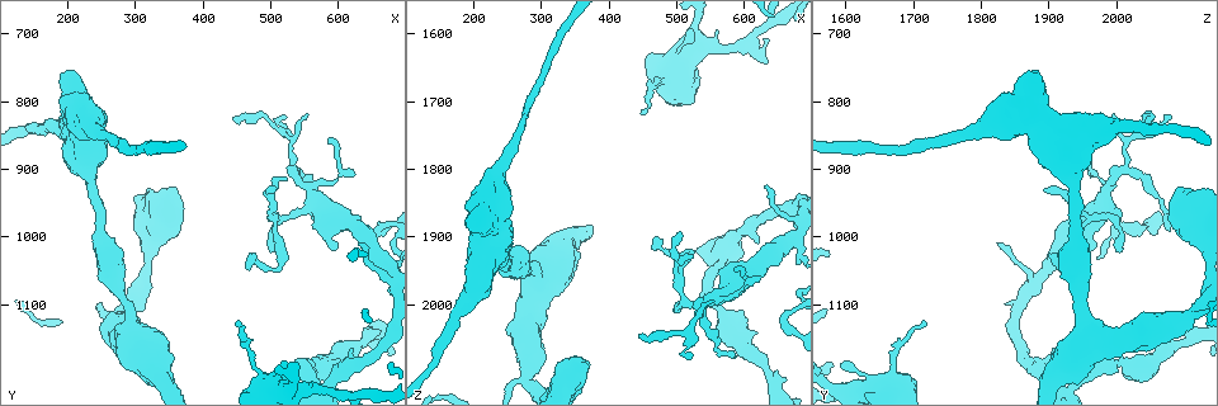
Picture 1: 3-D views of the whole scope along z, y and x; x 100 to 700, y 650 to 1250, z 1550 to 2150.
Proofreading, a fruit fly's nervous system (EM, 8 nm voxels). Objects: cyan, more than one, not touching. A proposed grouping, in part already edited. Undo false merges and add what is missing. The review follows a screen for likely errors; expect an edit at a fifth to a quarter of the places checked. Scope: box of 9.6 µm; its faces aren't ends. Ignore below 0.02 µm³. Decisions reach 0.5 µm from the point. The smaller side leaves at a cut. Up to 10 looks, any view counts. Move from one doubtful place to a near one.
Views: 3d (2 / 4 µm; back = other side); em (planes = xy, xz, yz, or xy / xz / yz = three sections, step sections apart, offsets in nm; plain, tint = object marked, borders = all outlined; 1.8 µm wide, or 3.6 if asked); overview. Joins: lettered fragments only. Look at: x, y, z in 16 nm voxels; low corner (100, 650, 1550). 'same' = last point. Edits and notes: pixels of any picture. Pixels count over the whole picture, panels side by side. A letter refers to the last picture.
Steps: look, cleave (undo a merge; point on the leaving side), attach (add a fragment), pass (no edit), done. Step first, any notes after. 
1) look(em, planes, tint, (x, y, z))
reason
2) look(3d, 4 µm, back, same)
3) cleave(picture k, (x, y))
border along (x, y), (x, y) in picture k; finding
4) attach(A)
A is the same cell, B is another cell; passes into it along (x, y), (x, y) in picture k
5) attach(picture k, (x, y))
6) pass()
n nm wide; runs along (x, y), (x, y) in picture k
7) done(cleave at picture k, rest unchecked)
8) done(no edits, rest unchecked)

look(em, xz, step 8, plain, (590, 990, 2075))

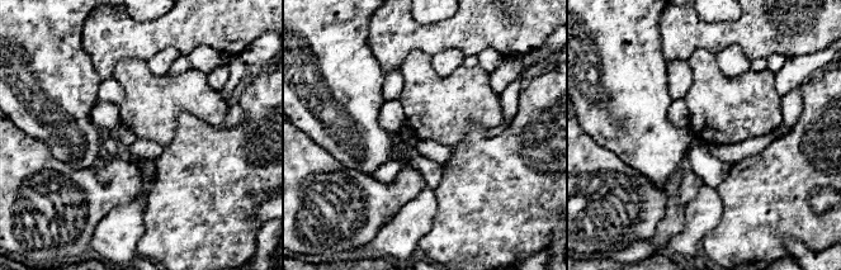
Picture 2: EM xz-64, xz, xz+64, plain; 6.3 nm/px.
look(em, xz, step 8, borders, same)

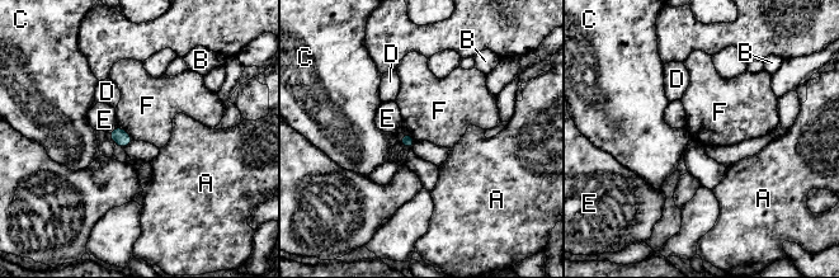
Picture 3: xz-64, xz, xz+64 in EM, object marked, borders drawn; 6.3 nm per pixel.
pass()
A, B, C, D, E and F are other cells; none of them fits

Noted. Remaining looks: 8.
look(em, xz, step 8, tint, (505, 1020, 2000))
an open end

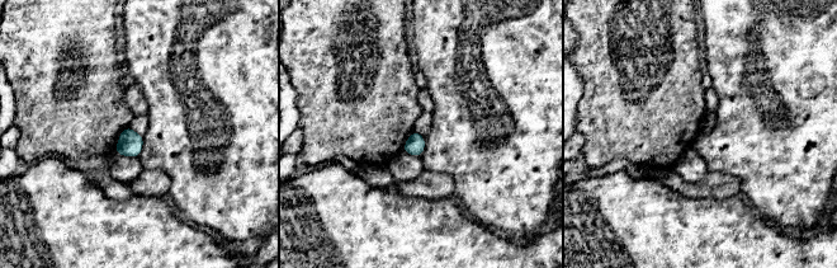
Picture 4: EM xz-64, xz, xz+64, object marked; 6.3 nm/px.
look(em, planes, borders, same)
another direction

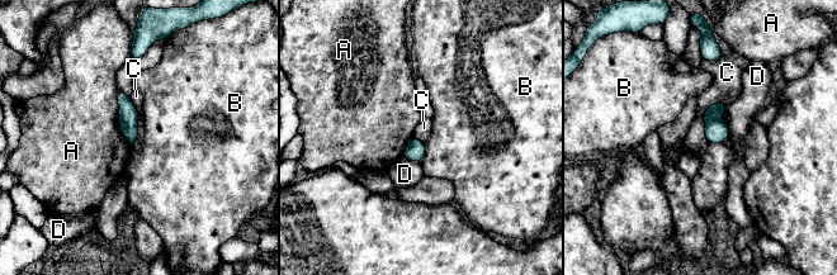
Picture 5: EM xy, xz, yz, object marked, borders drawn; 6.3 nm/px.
pass()
A, B, C and D are other cells; border along (724, 102), (704, 113), (708, 143) in picture 5; no lettered fragment goes on from it

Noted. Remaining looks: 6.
look(em, 3.6 µm, planes, borders, (275, 1115, 2110))
small branch off a trunk

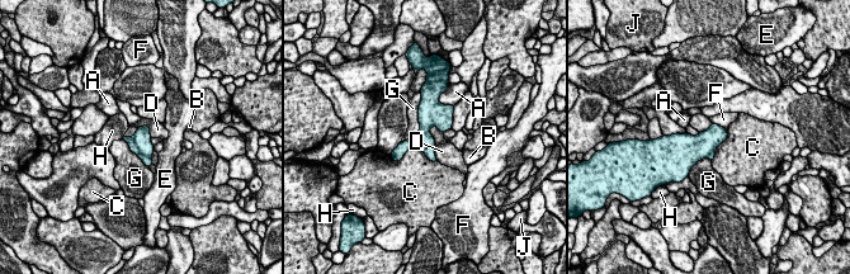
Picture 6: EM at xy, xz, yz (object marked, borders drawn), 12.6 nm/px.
cleave(picture 6, (147, 161))
A, B, C, D, E, F, G, H and J are other cells; the part that leaves runs along (127, 140), (149, 164) in picture 6; a second neuron is stuck on

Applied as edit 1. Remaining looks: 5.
look(3d, 4 µm, (525, 1190, 1595))
thin end

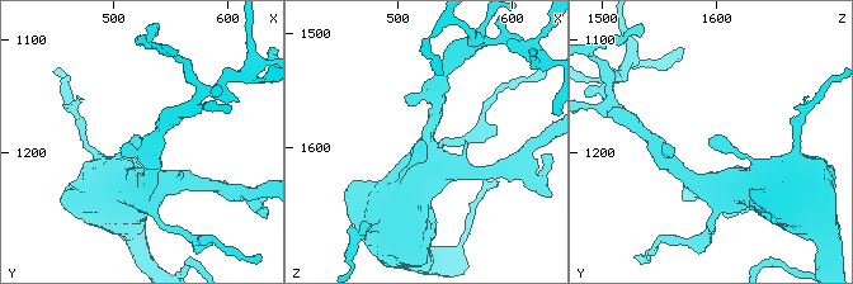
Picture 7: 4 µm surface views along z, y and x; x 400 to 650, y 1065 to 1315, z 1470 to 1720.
look(em, yz, step 8, tint, (526, 1188, 1596))
need the tissue

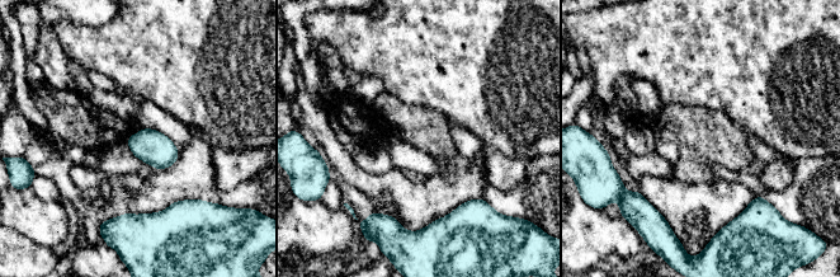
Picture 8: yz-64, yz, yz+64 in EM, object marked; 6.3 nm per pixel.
look(em, planes, borders, same)
another direction

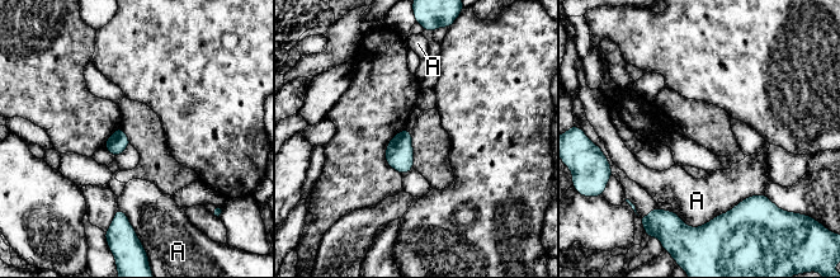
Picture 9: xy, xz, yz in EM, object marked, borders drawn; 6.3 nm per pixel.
pass()
120 nm wide; A is another cell; border along (764, 193), (748, 196), (704, 224) in picture 9; none of them fits

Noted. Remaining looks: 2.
done(cleave at picture 6, rest unchecked)

